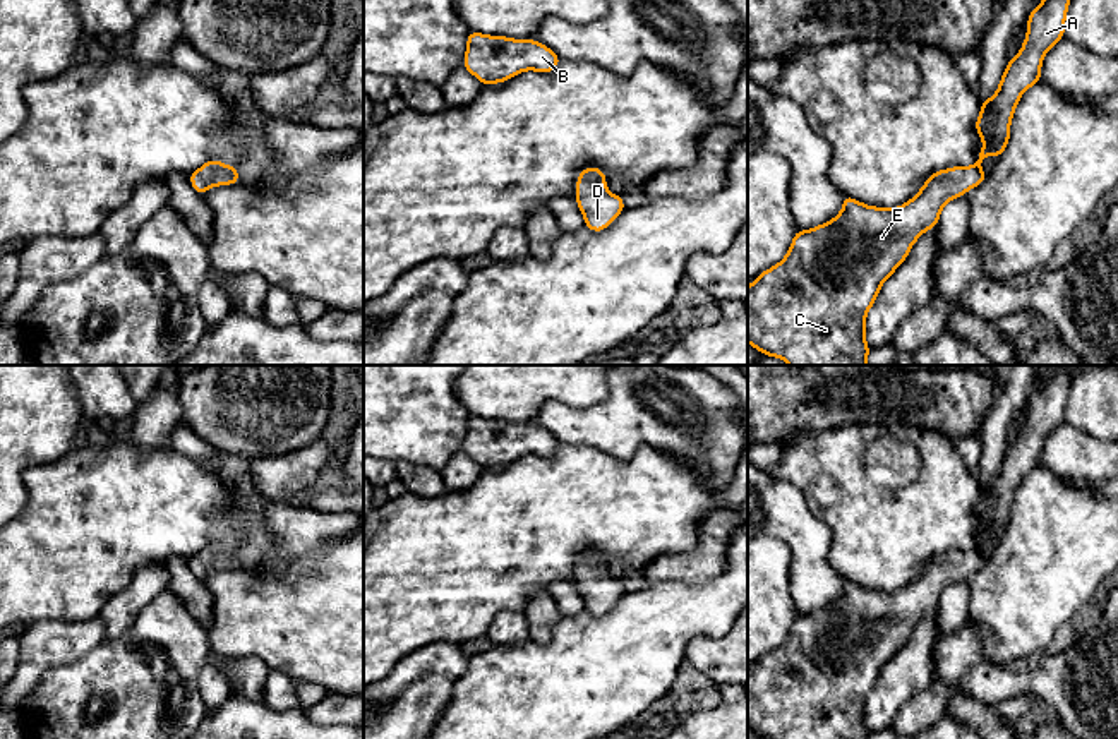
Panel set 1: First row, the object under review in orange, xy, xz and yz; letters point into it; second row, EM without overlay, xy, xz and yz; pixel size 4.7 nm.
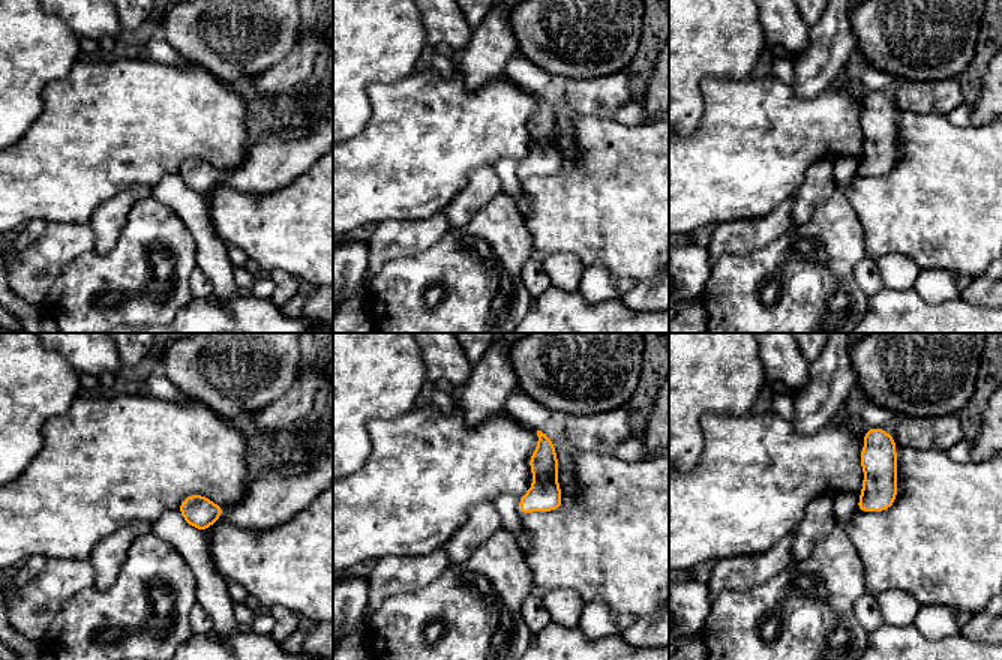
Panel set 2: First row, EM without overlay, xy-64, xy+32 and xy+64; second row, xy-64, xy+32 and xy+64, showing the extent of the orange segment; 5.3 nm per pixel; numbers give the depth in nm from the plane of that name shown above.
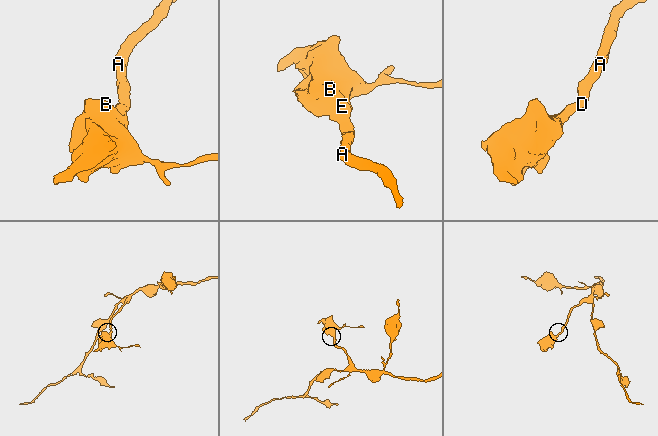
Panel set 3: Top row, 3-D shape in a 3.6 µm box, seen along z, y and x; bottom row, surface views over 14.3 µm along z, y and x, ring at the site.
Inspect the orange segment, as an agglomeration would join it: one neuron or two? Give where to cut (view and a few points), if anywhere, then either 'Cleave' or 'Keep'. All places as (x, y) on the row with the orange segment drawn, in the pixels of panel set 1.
No split. Keep

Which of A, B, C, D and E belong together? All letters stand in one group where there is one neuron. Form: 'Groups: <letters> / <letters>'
Groups: A B C D E

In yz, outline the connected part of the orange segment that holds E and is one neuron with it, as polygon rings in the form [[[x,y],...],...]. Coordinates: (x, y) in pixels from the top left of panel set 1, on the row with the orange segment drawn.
[[[1043,0],[1036,9],[1031,10],[1031,14],[1027,17],[1027,34],[1025,34],[1025,39],[1024,39],[1024,45],[1022,45],[1020,51],[1017,53],[1015,58],[1007,62],[1007,69],[1001,75],[1001,81],[1000,81],[1000,86],[998,86],[996,93],[988,101],[981,99],[981,113],[976,120],[974,129],[983,139],[983,149],[979,153],[979,159],[974,165],[965,166],[965,168],[952,166],[952,168],[947,168],[947,170],[935,171],[923,183],[921,190],[912,199],[909,199],[905,204],[902,204],[899,207],[892,207],[892,209],[890,207],[868,206],[868,204],[863,204],[863,202],[852,199],[851,195],[844,194],[842,211],[833,219],[830,219],[828,223],[818,225],[811,230],[797,230],[796,231],[785,257],[778,264],[775,264],[770,269],[760,273],[758,278],[748,286],[748,343],[751,346],[754,346],[760,353],[763,353],[766,357],[782,358],[789,365],[868,365],[868,355],[869,355],[871,350],[866,343],[866,315],[868,315],[868,310],[873,307],[876,297],[880,295],[881,285],[907,259],[907,255],[909,255],[912,245],[916,243],[916,240],[924,231],[936,226],[936,223],[940,221],[940,213],[941,213],[943,206],[947,202],[950,202],[952,199],[965,195],[969,189],[974,189],[974,187],[981,185],[988,178],[988,175],[981,168],[981,163],[986,156],[1001,158],[1001,154],[1003,154],[1003,151],[1005,151],[1005,147],[1010,141],[1010,123],[1012,123],[1013,111],[1019,105],[1020,96],[1031,86],[1034,86],[1037,82],[1043,82],[1041,81],[1043,58],[1065,36],[1065,21],[1067,21],[1068,5],[1070,5],[1070,0]]]

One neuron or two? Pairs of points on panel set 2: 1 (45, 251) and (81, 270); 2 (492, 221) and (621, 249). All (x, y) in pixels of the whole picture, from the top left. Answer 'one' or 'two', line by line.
1: two
2: two

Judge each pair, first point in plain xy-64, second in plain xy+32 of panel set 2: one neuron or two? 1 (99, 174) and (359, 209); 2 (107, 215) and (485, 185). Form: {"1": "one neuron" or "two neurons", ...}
{"1": "one neuron", "2": "one neuron"}

